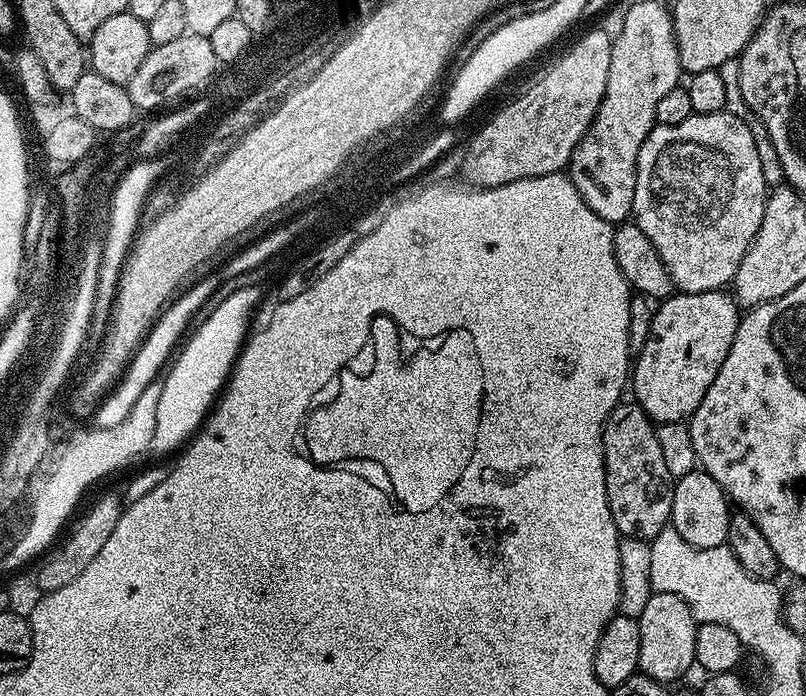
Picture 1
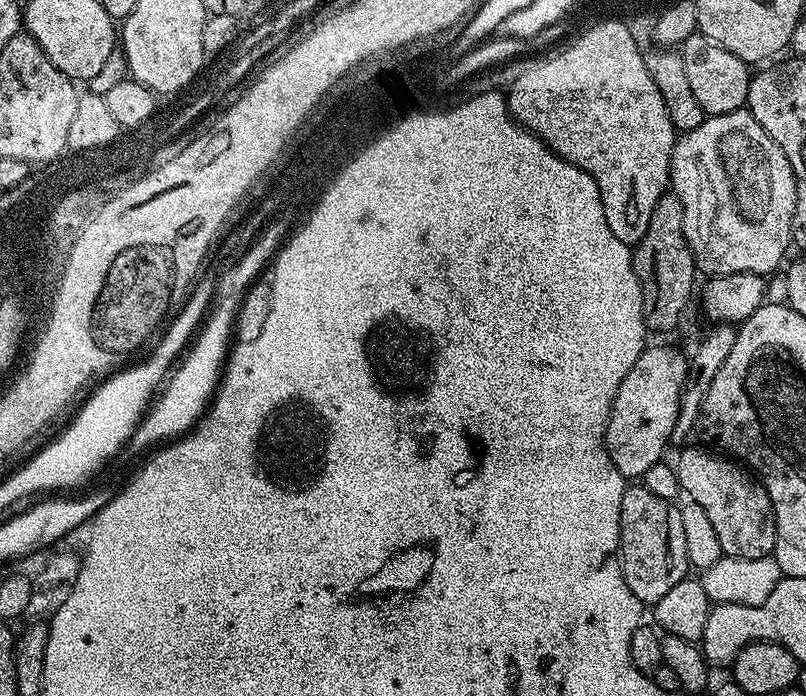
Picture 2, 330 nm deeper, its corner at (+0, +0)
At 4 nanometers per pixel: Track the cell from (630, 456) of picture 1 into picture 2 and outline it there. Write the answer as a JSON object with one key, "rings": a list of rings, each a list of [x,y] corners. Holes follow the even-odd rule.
{"rings":[[[642,486],[625,487],[622,494],[622,514],[620,515],[620,551],[618,553],[622,578],[630,586],[630,594],[640,600],[641,605],[655,606],[658,598],[664,597],[673,586],[678,586],[690,572],[686,558],[686,533],[682,531],[682,514],[673,501],[658,498]]]}

